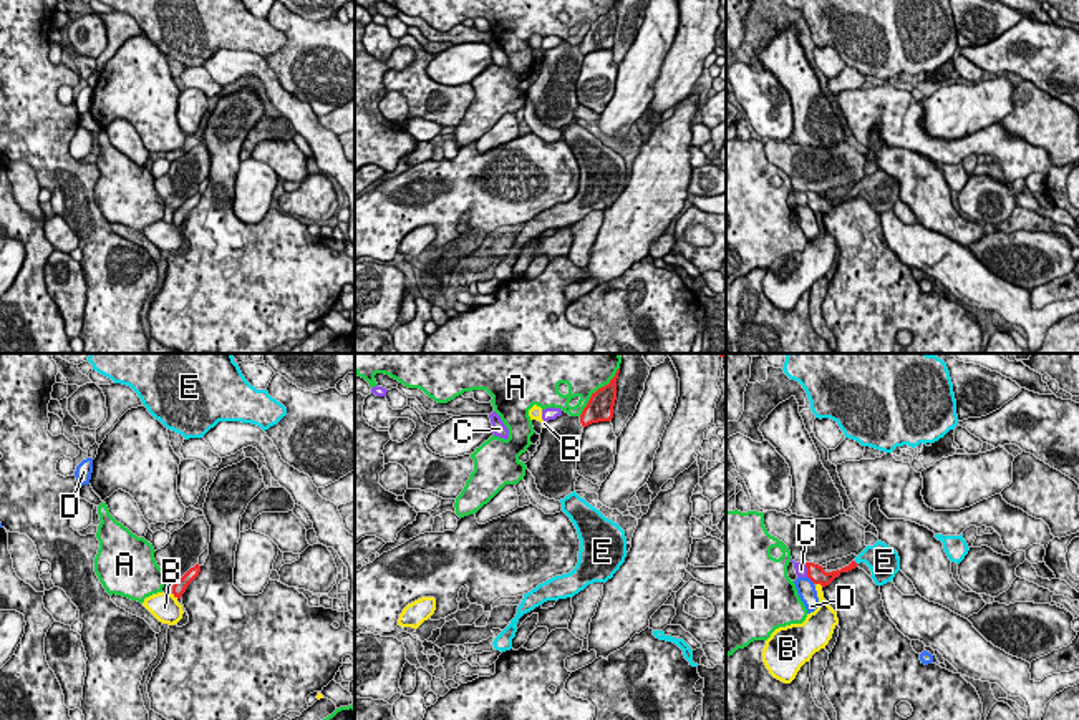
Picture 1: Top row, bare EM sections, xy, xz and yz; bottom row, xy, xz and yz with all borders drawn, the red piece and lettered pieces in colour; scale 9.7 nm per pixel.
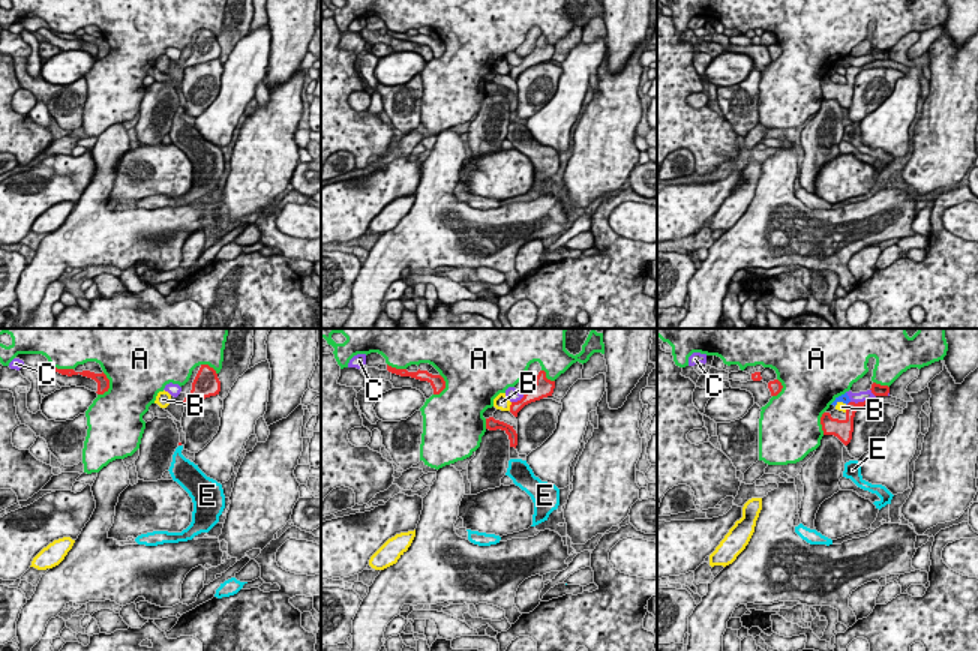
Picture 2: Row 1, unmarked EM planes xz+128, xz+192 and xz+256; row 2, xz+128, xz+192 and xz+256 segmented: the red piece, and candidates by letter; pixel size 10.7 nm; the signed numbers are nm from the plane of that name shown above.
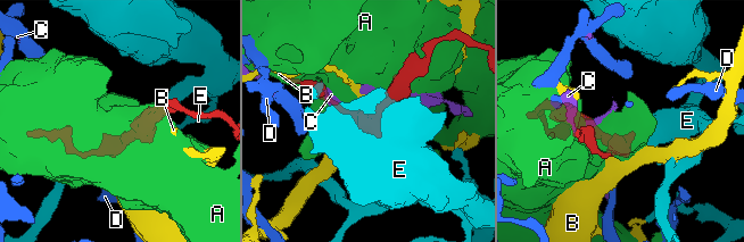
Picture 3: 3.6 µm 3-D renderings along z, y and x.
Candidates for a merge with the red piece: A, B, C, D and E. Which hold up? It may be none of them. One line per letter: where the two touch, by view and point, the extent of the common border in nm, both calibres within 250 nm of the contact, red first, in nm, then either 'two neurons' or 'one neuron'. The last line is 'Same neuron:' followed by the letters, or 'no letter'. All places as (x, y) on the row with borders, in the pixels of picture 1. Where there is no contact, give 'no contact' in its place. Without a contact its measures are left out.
A: contact xz (597, 390); length 600 nm; calibres 260 and 480 nm; two neurons
B: contact xy (176, 596); length 80 nm; calibres 130 and 280 nm; two neurons
C: contact yz (808, 571); length 130 nm; calibres 170 and 120 nm; two neurons
D: contact yz (811, 579); length 110 nm; calibres 170 and 190 nm; two neurons
E: contact yz (856, 563); length 60 nm; calibres 70 and 280 nm; one neuron
Same neuron: E

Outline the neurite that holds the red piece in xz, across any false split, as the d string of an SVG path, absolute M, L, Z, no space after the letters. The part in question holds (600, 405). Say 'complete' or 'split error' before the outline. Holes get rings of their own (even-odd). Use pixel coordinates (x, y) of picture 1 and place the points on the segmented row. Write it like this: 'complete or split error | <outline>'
complete | M620 368L617 370L615 377L610 380L608 385L598 388L595 393L592 393L587 406L583 408L580 415L582 426L588 426L592 423L598 421L612 421L613 418L613 406L617 400L617 378L618 378Z

